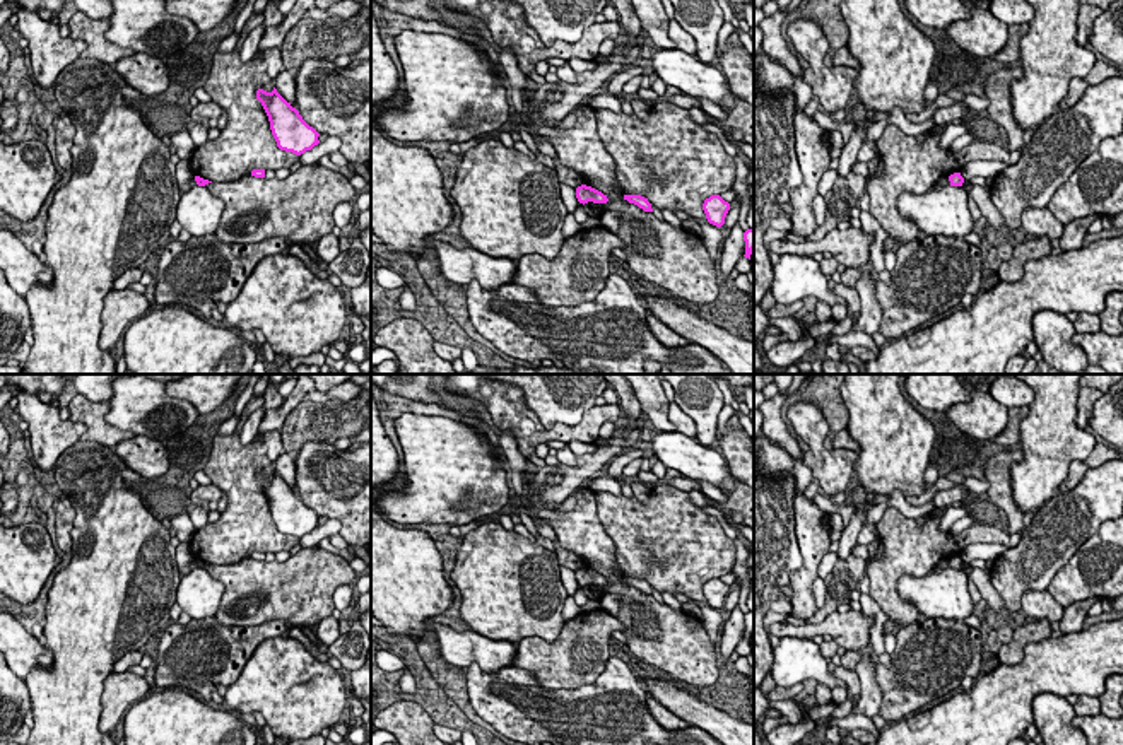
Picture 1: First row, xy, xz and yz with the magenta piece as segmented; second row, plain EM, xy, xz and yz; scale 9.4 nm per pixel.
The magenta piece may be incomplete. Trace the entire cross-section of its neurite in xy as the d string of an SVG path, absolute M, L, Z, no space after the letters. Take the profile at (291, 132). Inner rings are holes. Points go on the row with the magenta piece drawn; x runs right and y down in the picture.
M275 87L272 92L258 89L256 99L268 116L272 135L280 150L301 155L320 144L320 133L303 120L299 111Z

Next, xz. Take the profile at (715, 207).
M711 195L704 200L703 210L709 224L721 227L730 210L730 203L725 202L720 195Z

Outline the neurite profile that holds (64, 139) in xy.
M65 113L58 114L53 125L56 132L55 135L56 162L63 171L70 171L72 167L70 149L73 145L75 128Z

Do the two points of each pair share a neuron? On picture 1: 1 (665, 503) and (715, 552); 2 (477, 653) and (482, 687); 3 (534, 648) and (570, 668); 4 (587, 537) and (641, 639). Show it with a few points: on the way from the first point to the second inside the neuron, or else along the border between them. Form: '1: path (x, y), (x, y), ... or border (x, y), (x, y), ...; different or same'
1: path (677, 515), (703, 540); same
2: border (513, 663), (491, 672), (472, 663), (465, 670); different
3: path (542, 657), (549, 663), (561, 665); same
4: path (604, 563), (616, 578), (616, 585), (640, 614); same

